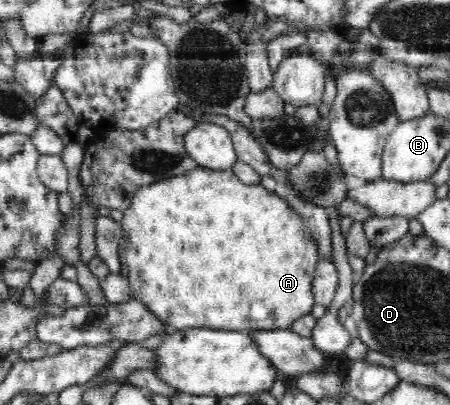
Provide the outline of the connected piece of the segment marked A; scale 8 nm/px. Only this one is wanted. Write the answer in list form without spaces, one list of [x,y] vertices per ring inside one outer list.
[[[198,167],[188,174],[142,187],[136,191],[130,207],[123,210],[120,225],[124,232],[124,259],[126,259],[127,278],[133,298],[143,303],[150,313],[154,314],[164,325],[167,325],[169,332],[190,329],[190,327],[234,331],[289,329],[296,319],[310,314],[312,307],[314,307],[312,281],[319,262],[319,252],[316,241],[310,233],[310,228],[286,200],[276,196],[274,192],[266,190],[260,184],[247,185],[242,183],[231,170],[213,171]]]

